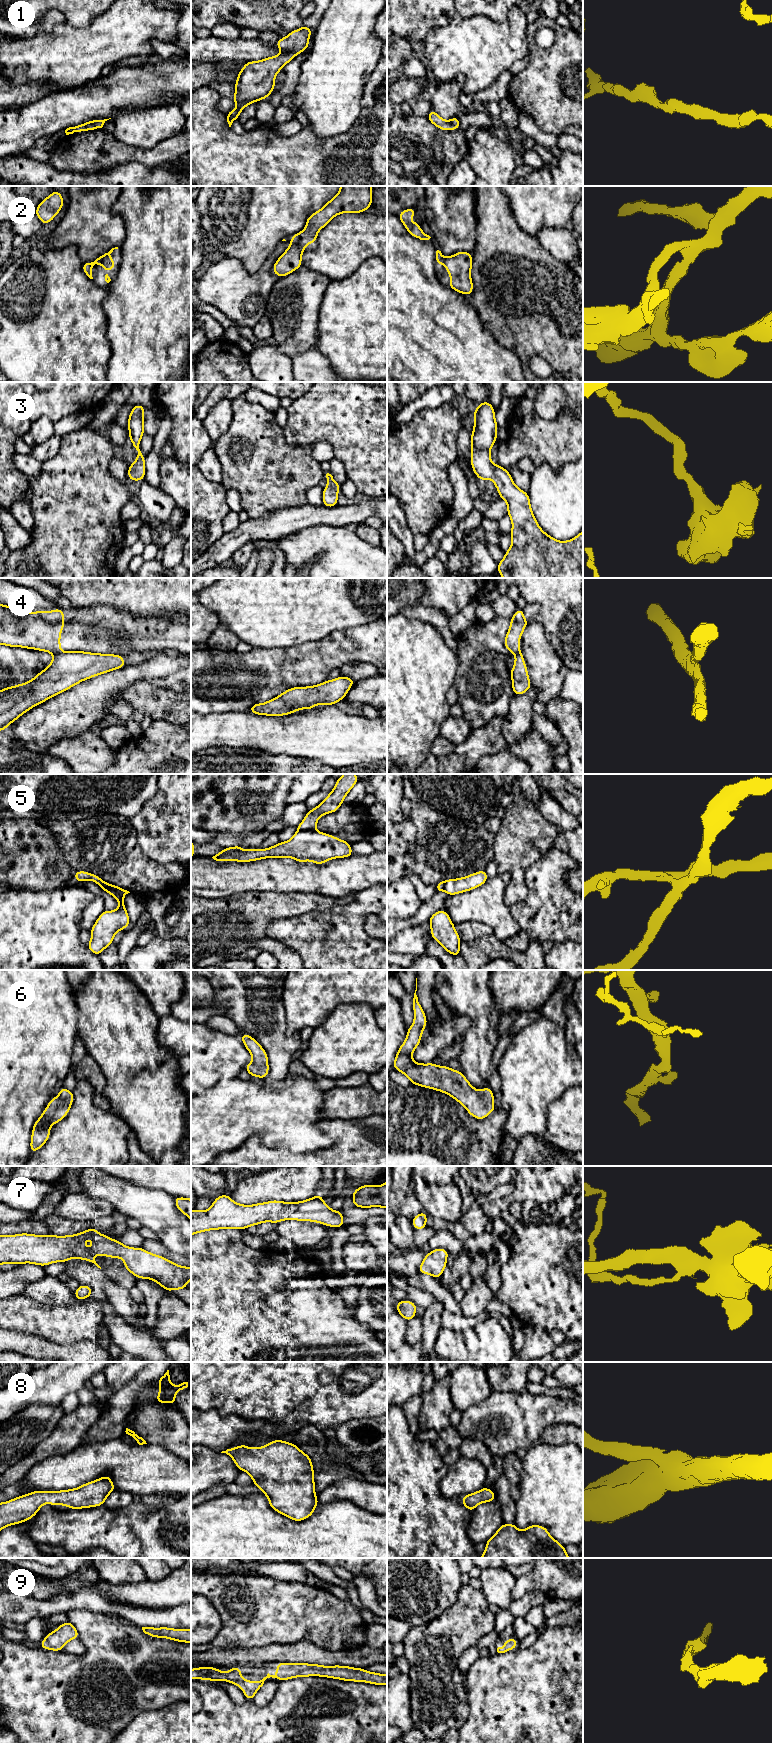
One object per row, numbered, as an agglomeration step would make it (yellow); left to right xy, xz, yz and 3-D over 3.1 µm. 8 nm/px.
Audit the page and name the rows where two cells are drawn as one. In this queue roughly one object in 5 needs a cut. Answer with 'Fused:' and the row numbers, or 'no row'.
Fused: 4, 5

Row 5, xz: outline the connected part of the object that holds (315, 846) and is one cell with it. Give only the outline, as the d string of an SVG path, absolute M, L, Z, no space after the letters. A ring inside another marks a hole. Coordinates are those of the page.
M316 830L297 831L290 840L266 849L242 850L243 845L227 847L212 858L216 861L250 862L265 858L293 858L302 863L312 861L321 865L335 858L354 855L351 844L330 834Z

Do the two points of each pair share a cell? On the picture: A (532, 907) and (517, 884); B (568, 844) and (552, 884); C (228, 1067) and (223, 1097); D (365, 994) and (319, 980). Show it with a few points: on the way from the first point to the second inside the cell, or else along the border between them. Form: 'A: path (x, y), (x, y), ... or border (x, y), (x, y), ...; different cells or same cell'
A: border (526, 872), (527, 894), (509, 907); different cells
B: border (554, 846), (572, 858); different cells
C: border (237, 1076), (232, 1078), (223, 1076), (205, 1088); different cells
D: path (354, 983), (351, 980), (330, 980); same cell

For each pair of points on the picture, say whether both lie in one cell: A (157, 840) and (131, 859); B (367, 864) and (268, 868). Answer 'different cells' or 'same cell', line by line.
A: different cells
B: same cell

